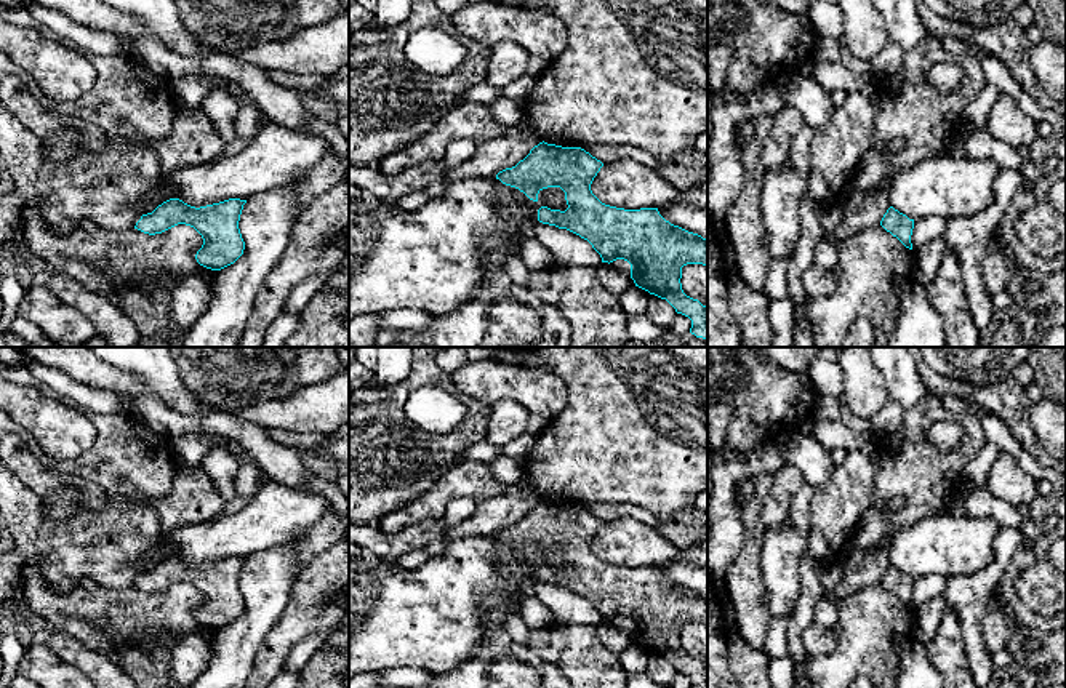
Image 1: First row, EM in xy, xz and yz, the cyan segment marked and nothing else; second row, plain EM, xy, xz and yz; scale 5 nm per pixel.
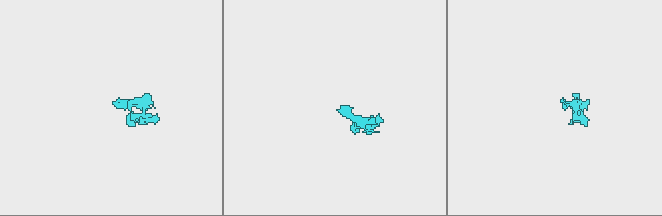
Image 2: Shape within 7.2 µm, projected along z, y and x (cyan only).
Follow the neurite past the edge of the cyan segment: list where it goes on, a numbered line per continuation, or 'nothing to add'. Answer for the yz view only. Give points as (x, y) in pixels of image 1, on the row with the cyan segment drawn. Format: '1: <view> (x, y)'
nothing to add

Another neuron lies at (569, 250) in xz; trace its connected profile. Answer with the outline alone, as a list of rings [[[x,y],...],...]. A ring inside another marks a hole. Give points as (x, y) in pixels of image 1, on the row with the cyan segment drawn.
[[[536,224],[530,235],[539,240],[554,256],[557,266],[562,267],[595,267],[603,262],[592,245],[579,235],[549,224]]]

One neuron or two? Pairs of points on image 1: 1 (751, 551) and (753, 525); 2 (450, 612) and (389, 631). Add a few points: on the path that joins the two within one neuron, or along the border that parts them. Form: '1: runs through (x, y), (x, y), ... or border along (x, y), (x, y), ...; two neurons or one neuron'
1: runs through (751, 544), (753, 532); one neuron
2: runs through (436, 613), (429, 618), (404, 618); one neuron

